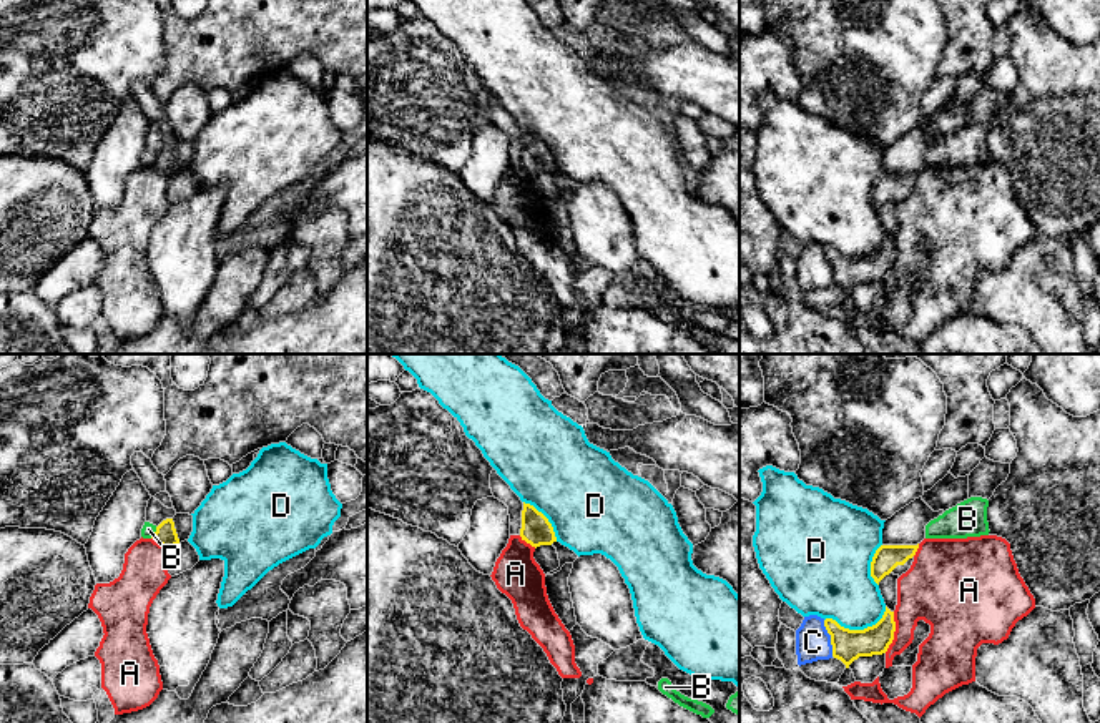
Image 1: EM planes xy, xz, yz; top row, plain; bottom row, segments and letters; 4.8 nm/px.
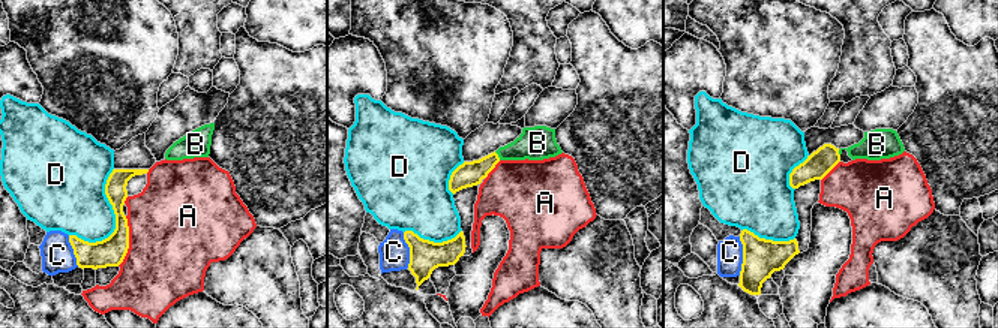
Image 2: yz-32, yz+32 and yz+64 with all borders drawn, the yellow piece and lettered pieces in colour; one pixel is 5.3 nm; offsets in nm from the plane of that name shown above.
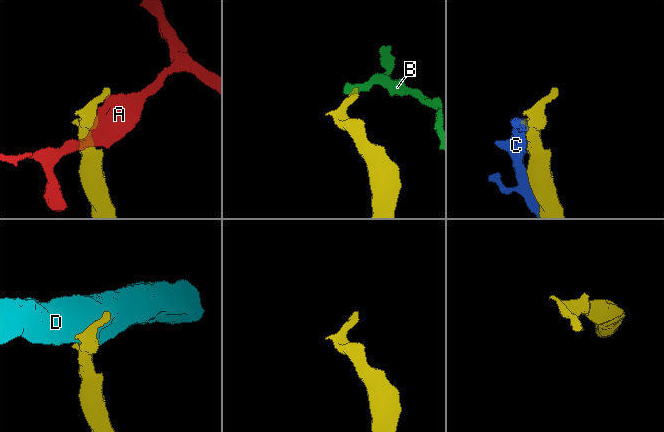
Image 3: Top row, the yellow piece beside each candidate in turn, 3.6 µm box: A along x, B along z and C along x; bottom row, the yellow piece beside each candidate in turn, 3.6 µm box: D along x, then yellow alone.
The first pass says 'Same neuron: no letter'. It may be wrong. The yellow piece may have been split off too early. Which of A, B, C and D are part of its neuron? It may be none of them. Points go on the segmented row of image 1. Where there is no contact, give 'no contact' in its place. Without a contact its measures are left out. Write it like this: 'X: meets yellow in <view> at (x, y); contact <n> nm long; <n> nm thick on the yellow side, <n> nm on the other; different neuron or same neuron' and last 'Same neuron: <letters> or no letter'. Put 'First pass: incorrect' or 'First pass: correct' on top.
First pass: correct
A: meets yellow in yz at (894, 630); contact 200 nm long; 160 nm thick on the yellow side, 280 nm on the other; different neuron
B: meets yellow in xy at (155, 532); contact 70 nm long; 100 nm thick on the yellow side, 70 nm on the other; different neuron
C: meets yellow in yz at (831, 639); contact 180 nm long; 160 nm thick on the yellow side, 170 nm on the other; different neuron
D: meets yellow in yz at (858, 630); contact 320 nm long; 160 nm thick on the yellow side, 340 nm on the other; different neuron
Same neuron: no letter

